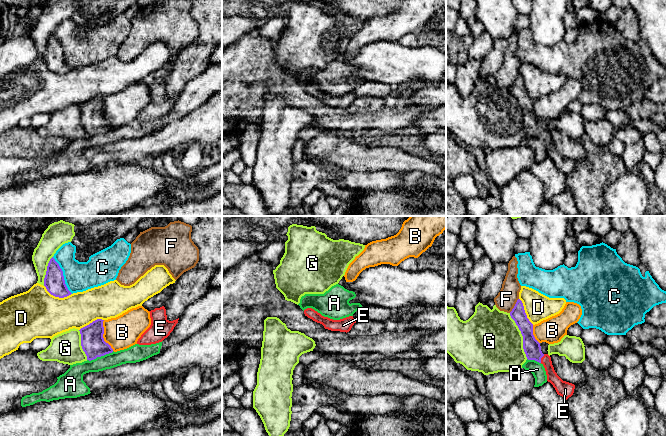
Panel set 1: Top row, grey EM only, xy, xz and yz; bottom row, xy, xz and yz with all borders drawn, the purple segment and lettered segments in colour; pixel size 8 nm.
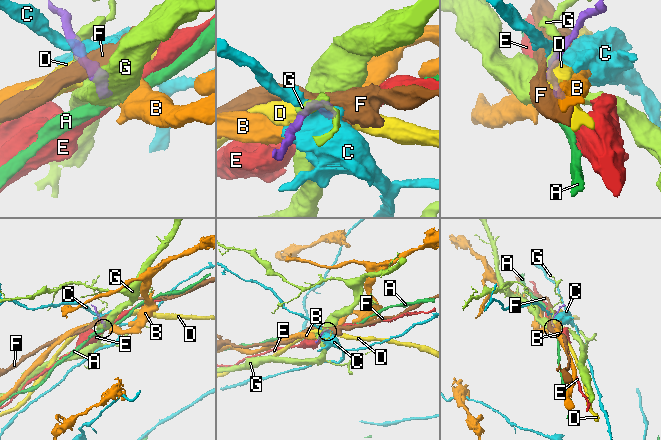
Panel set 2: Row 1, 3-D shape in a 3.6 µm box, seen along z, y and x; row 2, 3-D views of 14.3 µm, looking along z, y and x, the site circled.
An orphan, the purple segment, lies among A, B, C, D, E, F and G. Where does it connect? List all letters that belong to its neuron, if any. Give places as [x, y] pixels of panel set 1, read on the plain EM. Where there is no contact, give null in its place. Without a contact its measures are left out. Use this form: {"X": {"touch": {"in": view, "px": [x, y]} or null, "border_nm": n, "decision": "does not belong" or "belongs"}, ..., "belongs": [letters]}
{"A": {"touch": {"in": "xy", "px": [100, 132]}, "border_nm": 220, "decision": "does not belong"}, "B": {"touch": {"in": "xy", "px": [102, 111]}, "border_nm": 260, "decision": "does not belong"}, "C": {"touch": {"in": "xy", "px": [62, 51]}, "border_nm": 340, "decision": "does not belong"}, "D": {"touch": {"in": "xy", "px": [57, 72]}, "border_nm": 240, "decision": "does not belong"}, "E": {"touch": {"in": "yz", "px": [541, 133]}, "border_nm": 80, "decision": "belongs"}, "F": {"touch": {"in": "yz", "px": [515, 81]}, "border_nm": 140, "decision": "does not belong"}, "G": {"touch": {"in": "yz", "px": [522, 111]}, "border_nm": 400, "decision": "does not belong"}, "belongs": ["E"]}

